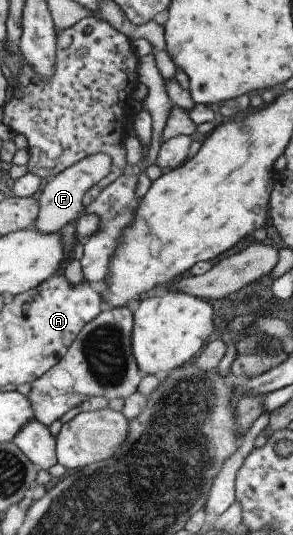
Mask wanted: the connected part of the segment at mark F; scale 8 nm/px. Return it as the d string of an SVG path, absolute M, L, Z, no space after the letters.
M99 153L94 157L84 158L75 166L71 166L70 169L63 170L63 173L49 179L38 198L42 209L35 228L45 232L45 234L51 234L61 232L71 222L77 223L86 212L87 206L84 197L95 184L101 182L111 172L111 166L113 166L113 158L105 153Z

